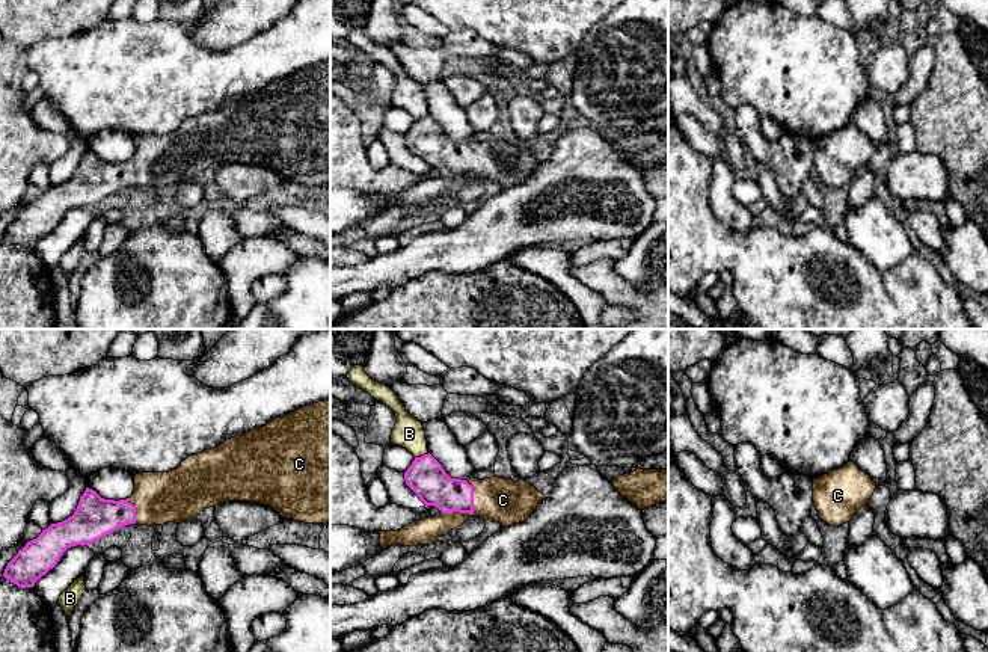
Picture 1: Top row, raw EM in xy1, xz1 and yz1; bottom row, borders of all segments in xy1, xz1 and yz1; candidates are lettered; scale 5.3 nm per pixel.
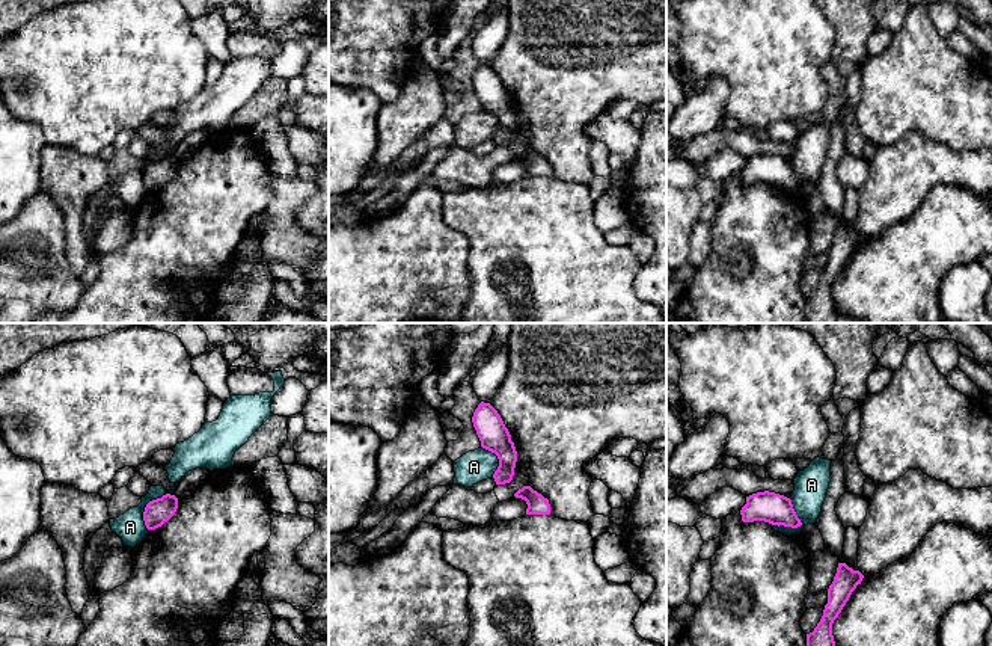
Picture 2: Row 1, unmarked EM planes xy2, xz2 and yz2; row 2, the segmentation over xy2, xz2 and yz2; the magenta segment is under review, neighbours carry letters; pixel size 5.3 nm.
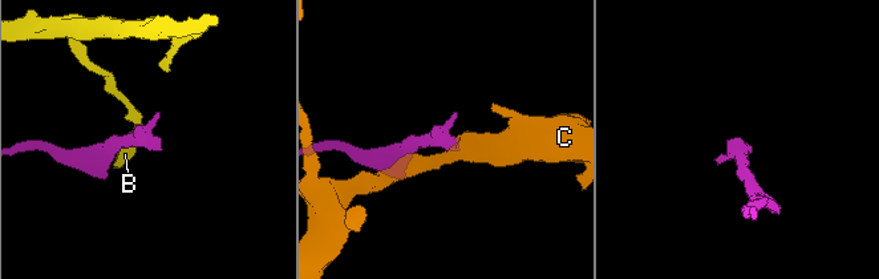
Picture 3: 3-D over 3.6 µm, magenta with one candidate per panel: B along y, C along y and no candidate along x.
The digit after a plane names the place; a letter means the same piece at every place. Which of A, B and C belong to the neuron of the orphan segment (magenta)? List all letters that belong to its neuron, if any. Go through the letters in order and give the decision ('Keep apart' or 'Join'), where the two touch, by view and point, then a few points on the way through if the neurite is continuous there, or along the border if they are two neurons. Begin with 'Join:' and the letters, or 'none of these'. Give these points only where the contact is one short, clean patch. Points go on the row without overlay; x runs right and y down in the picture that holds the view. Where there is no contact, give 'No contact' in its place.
Join: C
A: Keep apart. Touches magenta at yz2 (795, 175). Boundary: yz2 (789, 160), (801, 184), (796, 190)
B: Keep apart. Touches magenta at xz1 (421, 118). Boundary: xz1 (429, 115), (415, 119)
C: Join. Touches magenta at xz1 (469, 175). Path across: xz1 (433, 148), (451, 157), (469, 175), (484, 162), (503, 162)

